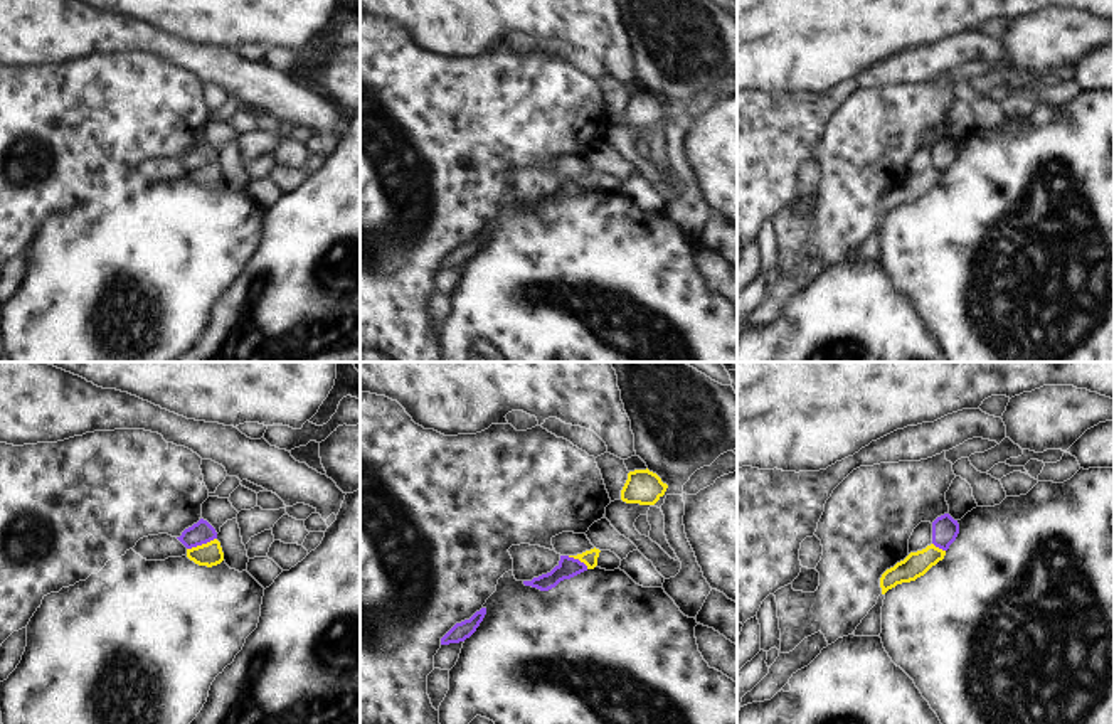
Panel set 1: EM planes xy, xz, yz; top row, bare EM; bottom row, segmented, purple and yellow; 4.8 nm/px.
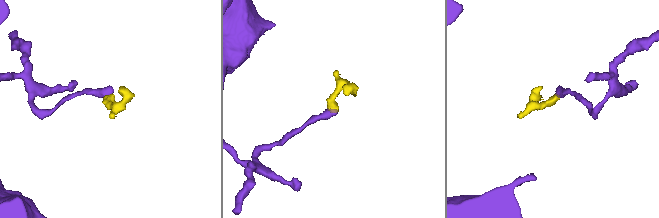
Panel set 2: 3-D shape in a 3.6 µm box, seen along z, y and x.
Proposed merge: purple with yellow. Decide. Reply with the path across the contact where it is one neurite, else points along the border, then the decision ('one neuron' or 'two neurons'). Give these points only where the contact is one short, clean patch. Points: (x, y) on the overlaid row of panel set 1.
along xy (216, 537), (187, 549) | two neurons

